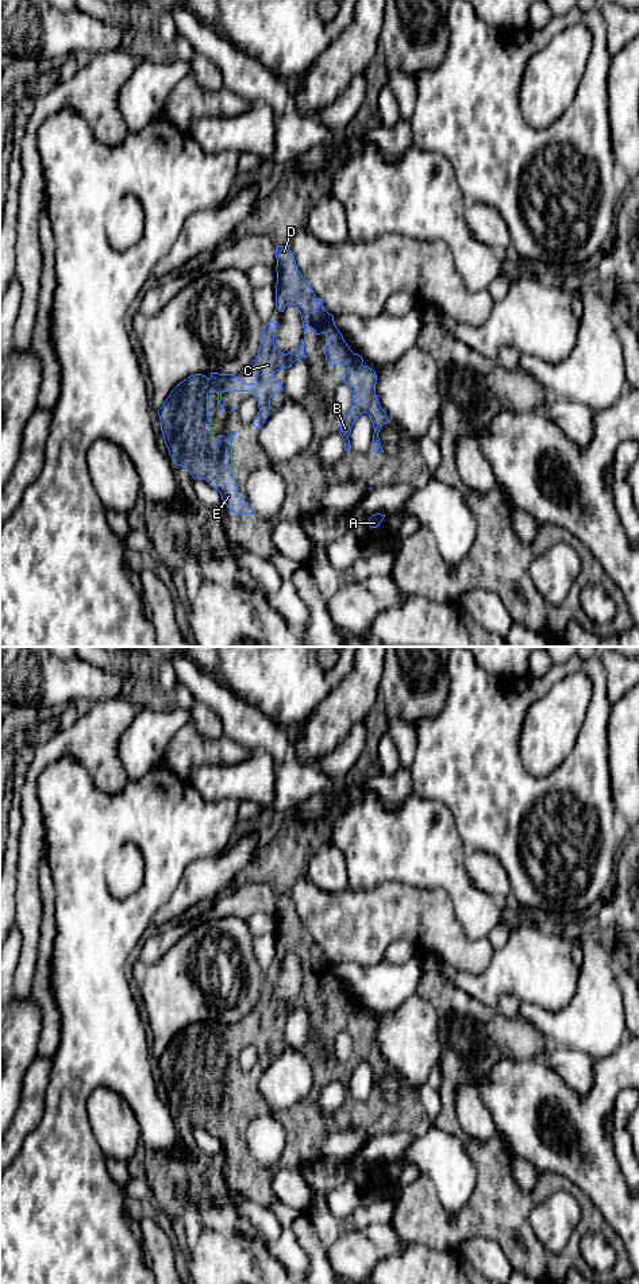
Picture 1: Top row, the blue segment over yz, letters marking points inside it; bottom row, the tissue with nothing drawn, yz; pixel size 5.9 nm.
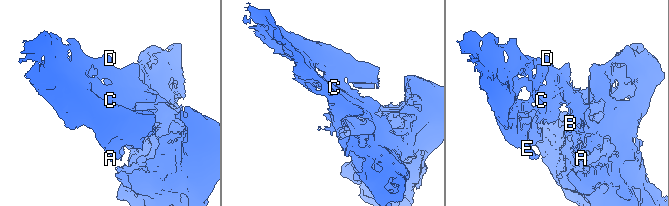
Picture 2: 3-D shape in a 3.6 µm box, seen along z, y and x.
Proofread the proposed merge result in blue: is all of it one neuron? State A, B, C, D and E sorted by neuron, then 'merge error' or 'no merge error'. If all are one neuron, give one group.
A B C D E | no merge error

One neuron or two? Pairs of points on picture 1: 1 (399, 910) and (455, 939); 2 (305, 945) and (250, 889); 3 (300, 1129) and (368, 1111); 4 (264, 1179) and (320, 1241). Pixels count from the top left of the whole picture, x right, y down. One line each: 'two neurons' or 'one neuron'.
1: one neuron
2: two neurons
3: one neuron
4: two neurons

